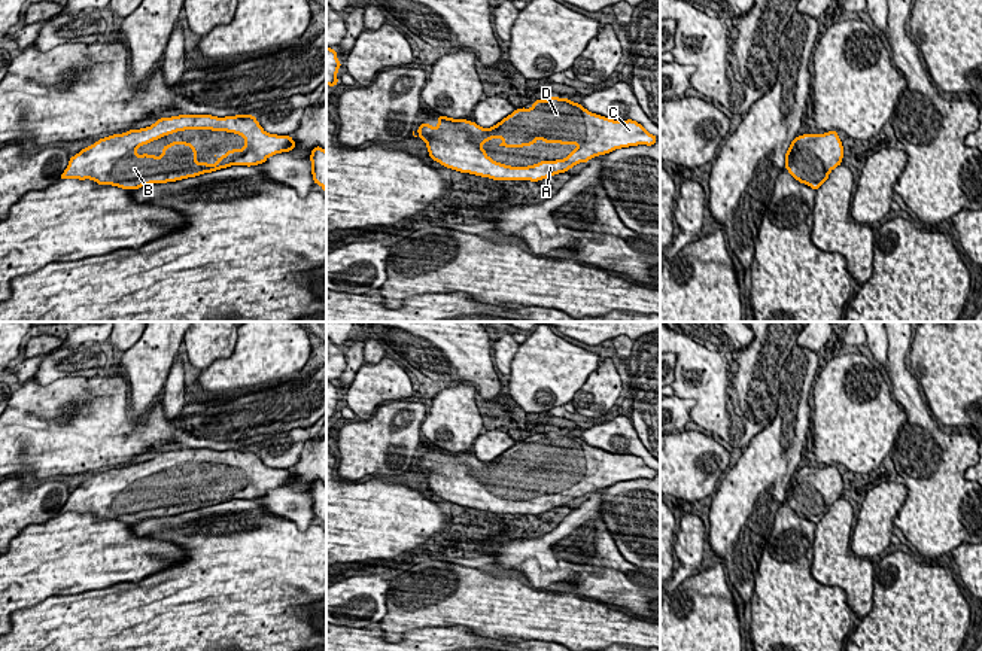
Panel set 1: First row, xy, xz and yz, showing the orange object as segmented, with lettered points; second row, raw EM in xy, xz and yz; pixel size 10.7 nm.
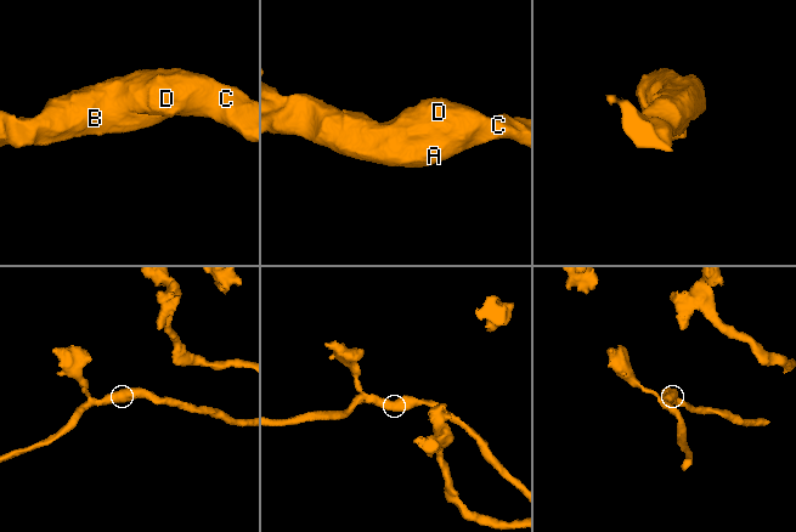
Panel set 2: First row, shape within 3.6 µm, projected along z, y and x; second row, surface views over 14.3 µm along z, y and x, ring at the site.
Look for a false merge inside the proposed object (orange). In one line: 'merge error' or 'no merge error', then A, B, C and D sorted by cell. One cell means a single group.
no merge error | A B C D

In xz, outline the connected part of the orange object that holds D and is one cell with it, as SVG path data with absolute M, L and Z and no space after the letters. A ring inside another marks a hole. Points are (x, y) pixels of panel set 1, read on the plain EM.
M550 431L548 434L535 434L530 442L516 442L511 448L504 451L492 462L481 462L475 456L466 453L452 453L438 448L438 460L431 460L423 456L417 462L419 472L426 475L429 490L441 499L457 504L460 506L469 506L493 514L530 514L538 515L550 509L565 506L575 498L587 496L589 493L609 487L620 481L647 478L653 480L657 471L650 468L636 454L614 454L605 450L596 448L584 442L580 436L572 436L569 432ZM490 472L502 472L499 480L505 481L523 481L535 478L538 472L544 477L577 478L565 493L541 495L529 501L510 501L493 495L486 489L486 484L480 480Z

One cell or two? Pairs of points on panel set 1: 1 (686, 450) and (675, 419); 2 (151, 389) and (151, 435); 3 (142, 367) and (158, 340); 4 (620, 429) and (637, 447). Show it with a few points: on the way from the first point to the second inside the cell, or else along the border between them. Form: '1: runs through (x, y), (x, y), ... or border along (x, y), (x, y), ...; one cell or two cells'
1: border along (684, 429), (675, 432); two cells
2: border along (160, 397), (140, 419), (133, 420), (130, 417); two cells
3: runs through (148, 361), (160, 346); one cell
4: runs through (625, 434), (632, 443); one cell

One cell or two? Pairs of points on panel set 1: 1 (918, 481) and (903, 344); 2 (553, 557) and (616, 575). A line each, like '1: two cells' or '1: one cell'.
1: one cell
2: one cell

